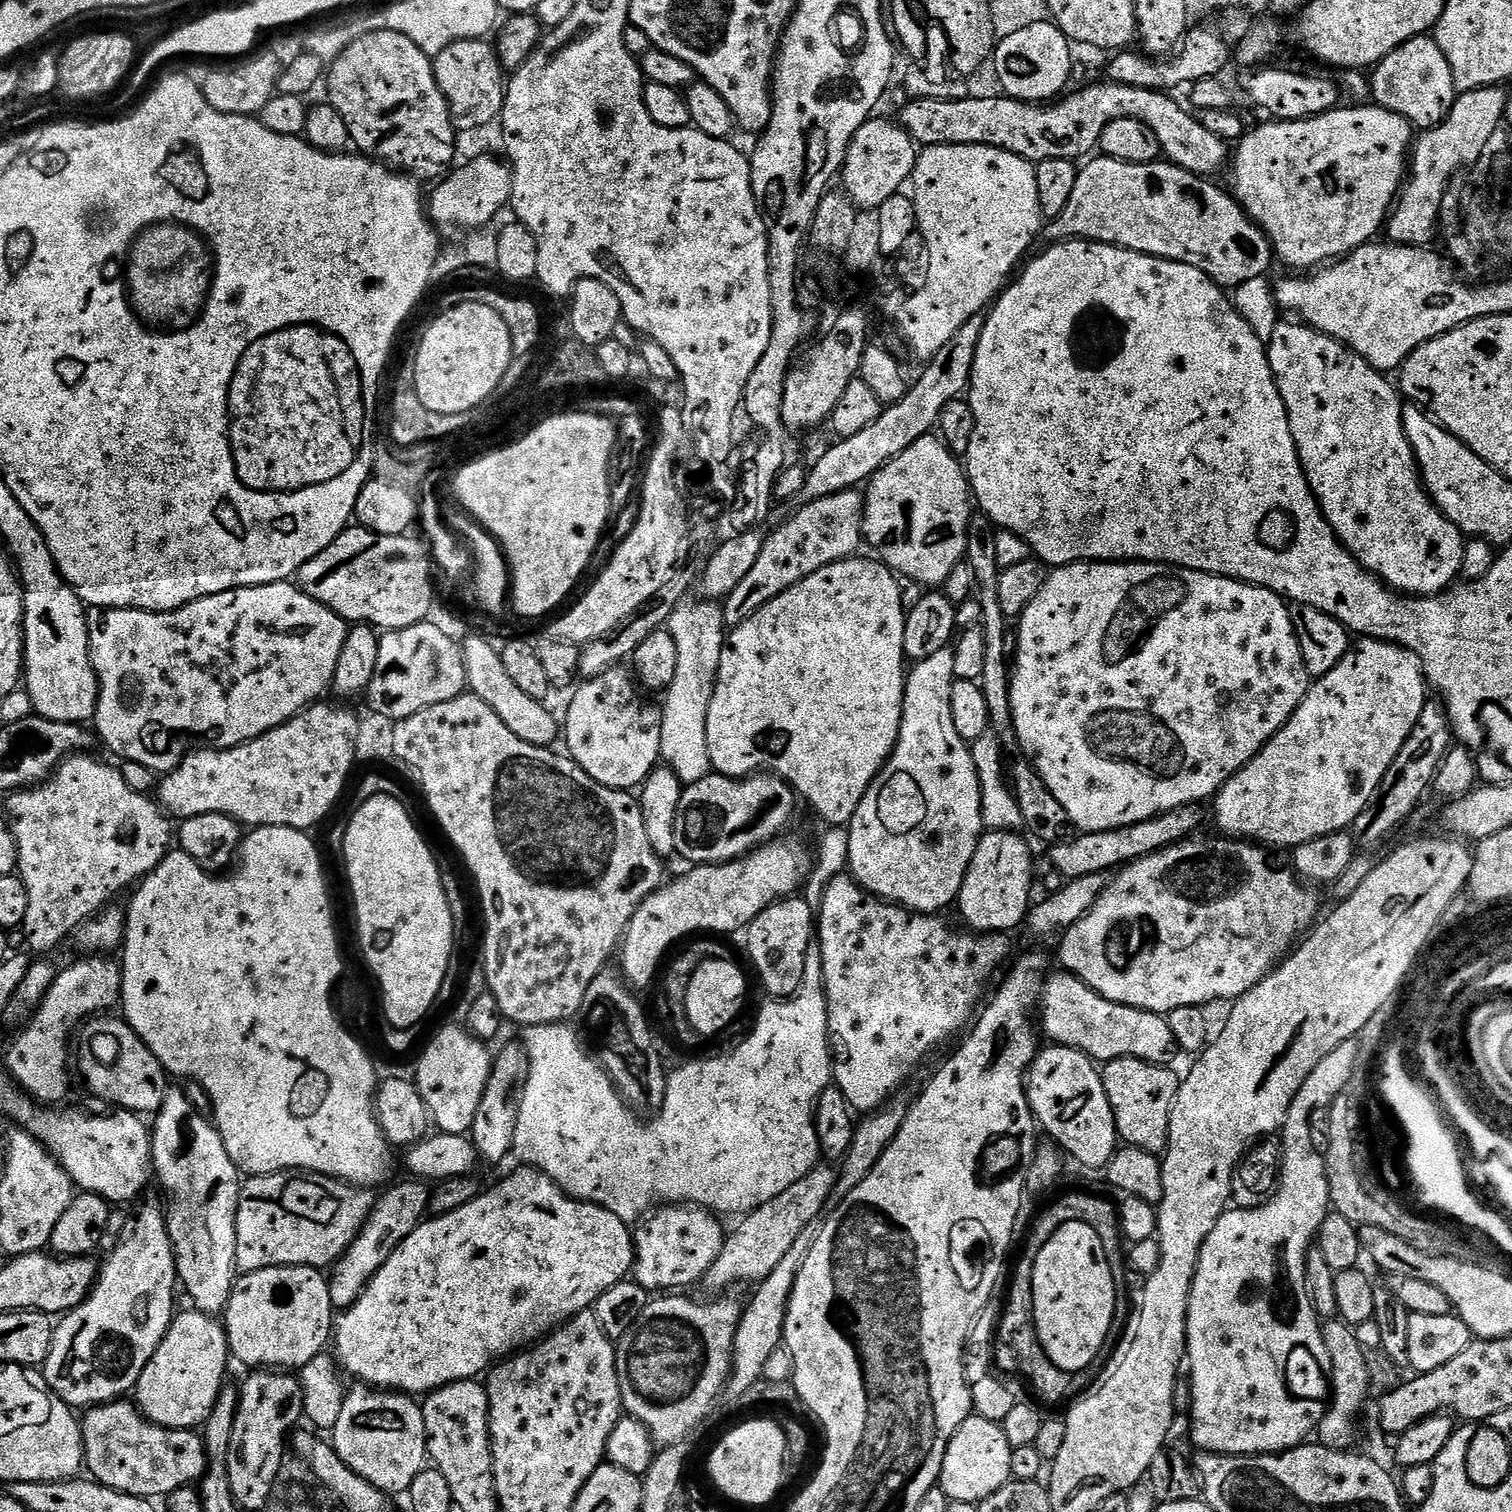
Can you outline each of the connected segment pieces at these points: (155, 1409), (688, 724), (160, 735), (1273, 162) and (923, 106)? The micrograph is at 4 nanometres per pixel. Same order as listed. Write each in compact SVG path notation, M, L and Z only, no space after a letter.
M187 1311L181 1316L180 1313L173 1315L168 1333L146 1370L142 1370L134 1389L134 1400L140 1411L163 1428L199 1429L226 1384L224 1371L228 1368L230 1353L223 1323L205 1312Z
M681 603L666 625L668 632L674 638L674 646L678 646L678 674L674 674L674 682L662 696L664 717L662 718L662 746L660 747L661 761L678 774L681 784L685 786L706 778L712 772L710 750L706 746L706 714L710 710L710 698L714 694L716 675L718 666L722 662L722 650L726 639L724 609L719 603L688 603Z
M292 582L263 584L253 588L235 588L222 594L207 596L201 600L190 602L173 612L143 612L137 608L105 608L100 616L91 621L88 629L92 665L96 677L100 680L102 695L98 698L94 717L95 731L116 752L121 752L128 760L141 764L144 768L153 768L159 774L173 772L186 753L193 746L215 746L221 750L233 748L239 744L250 742L287 720L299 716L305 708L317 703L324 691L329 691L336 675L338 654L342 654L342 646L348 637L349 625L334 610L330 610L322 602L310 598L303 590Z
M1337 106L1331 112L1315 116L1309 120L1278 120L1260 124L1256 129L1249 131L1244 139L1235 145L1234 155L1230 160L1230 169L1232 168L1231 191L1240 203L1241 208L1248 213L1250 219L1255 220L1257 226L1268 235L1272 242L1272 251L1275 259L1284 264L1289 264L1292 270L1316 270L1329 262L1339 261L1347 257L1349 252L1369 243L1376 231L1385 227L1386 221L1390 215L1390 209L1397 199L1398 193L1405 183L1406 177L1410 172L1410 153L1414 143L1414 129L1408 123L1406 118L1394 114L1390 110L1379 106L1364 108L1368 106L1348 106L1344 108Z
M1089 83L1074 91L1073 96L1065 95L1047 106L991 94L986 98L968 96L964 100L909 99L898 120L920 146L981 144L1001 148L1033 162L1046 158L1079 161L1080 156L1087 157L1097 151L1102 130L1106 130L1110 122L1137 120L1152 131L1154 138L1158 138L1163 159L1169 164L1177 164L1196 176L1212 178L1223 164L1225 167L1229 163L1229 145L1218 138L1218 134L1210 134L1210 130L1202 126L1199 115L1193 114L1187 107L1184 109L1178 101L1171 100L1173 97L1169 93L1103 83Z

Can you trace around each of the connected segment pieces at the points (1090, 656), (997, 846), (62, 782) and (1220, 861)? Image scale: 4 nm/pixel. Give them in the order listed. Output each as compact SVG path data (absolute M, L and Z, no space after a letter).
M1081 562L1079 564L1062 564L1053 567L1048 573L1046 586L1038 590L1038 598L1030 602L1030 606L1018 617L1020 629L1014 632L1016 647L1014 651L1014 667L1012 673L1012 689L1010 690L1010 706L1012 707L1012 726L1016 729L1016 735L1020 738L1020 749L1028 755L1028 761L1035 766L1042 782L1062 802L1062 810L1066 810L1069 821L1080 827L1081 833L1105 832L1106 830L1118 830L1124 826L1134 826L1138 822L1146 822L1150 818L1162 815L1175 808L1181 808L1187 804L1199 805L1200 800L1215 797L1216 793L1224 787L1224 783L1238 770L1242 770L1249 762L1264 749L1266 742L1282 730L1282 726L1298 710L1298 706L1304 701L1310 687L1310 677L1306 670L1306 662L1302 662L1302 650L1298 646L1298 638L1294 634L1294 622L1288 613L1289 605L1283 596L1272 592L1269 588L1257 588L1255 584L1245 584L1243 580L1232 580L1228 576L1211 576L1209 572L1195 572L1189 568L1177 568L1171 564L1154 564L1151 562Z
M985 831L974 850L974 858L970 858L970 866L966 870L966 878L962 882L962 890L958 897L958 909L964 915L969 929L976 934L994 932L1011 933L1011 928L1023 925L1028 919L1032 900L1032 852L1019 831L1001 832Z
M73 754L67 757L43 784L34 788L25 788L19 792L13 792L7 797L8 813L6 813L6 819L16 839L18 875L26 886L26 892L30 894L30 910L26 910L22 932L28 935L28 944L36 952L52 952L67 936L68 939L75 937L81 926L92 919L97 912L109 907L115 901L112 899L123 888L129 887L128 889L131 889L137 882L150 875L164 861L165 856L168 855L174 844L174 824L171 824L173 821L166 815L163 807L153 797L152 801L150 797L143 796L140 792L135 792L128 785L127 778L118 769L111 768L110 765L103 764L102 761L95 760L94 757L88 755L92 754Z
M1216 836L1210 837L1209 840L1196 840L1197 838L1183 840L1172 848L1164 848L1161 852L1150 854L1146 858L1136 860L1119 869L1117 876L1120 877L1117 880L1115 877L1109 883L1108 889L1098 898L1095 906L1077 924L1070 926L1063 933L1064 941L1060 944L1060 960L1064 963L1061 964L1063 971L1077 976L1079 980L1086 982L1086 986L1090 986L1095 992L1102 994L1102 998L1110 1002L1161 1014L1169 1014L1184 1006L1209 1006L1208 1004L1214 1003L1215 1000L1235 1002L1254 986L1258 986L1258 982L1262 982L1264 977L1289 955L1293 945L1317 923L1321 915L1320 900L1312 893L1315 891L1306 886L1305 881L1291 867L1279 868L1275 858L1272 857L1275 855L1267 847L1246 840Z

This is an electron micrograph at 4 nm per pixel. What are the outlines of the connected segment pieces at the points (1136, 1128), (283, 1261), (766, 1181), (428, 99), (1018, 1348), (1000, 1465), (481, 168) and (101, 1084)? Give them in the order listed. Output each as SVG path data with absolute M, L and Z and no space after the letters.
M1118 1058L1103 1065L1106 1098L1114 1110L1117 1137L1129 1148L1163 1153L1168 1147L1170 1114L1180 1089L1181 1077L1163 1064L1142 1062L1138 1058Z
M289 1170L248 1176L243 1181L236 1211L236 1271L243 1274L263 1268L284 1268L288 1264L331 1269L355 1242L377 1203L369 1189L317 1172Z
M813 942L806 954L806 974L802 974L802 986L796 991L795 996L768 998L765 1001L756 1016L756 1029L733 1052L728 1052L725 1056L716 1056L713 1060L692 1060L689 1064L682 1065L673 1076L671 1073L667 1077L668 1085L664 1091L664 1101L655 1113L656 1120L650 1121L649 1124L633 1111L603 1067L593 1057L593 1061L588 1057L588 1052L580 1045L571 1023L534 1024L525 1027L522 1043L528 1049L528 1076L524 1079L518 1097L518 1118L512 1139L514 1156L520 1159L521 1165L545 1172L566 1195L572 1196L575 1200L584 1200L587 1204L602 1206L610 1210L610 1214L622 1218L622 1222L629 1226L643 1221L653 1206L703 1206L720 1214L725 1214L724 1212L747 1214L766 1206L766 1202L778 1198L778 1194L783 1194L785 1190L790 1190L794 1182L806 1178L806 1174L810 1174L810 1170L817 1167L822 1160L813 1116L819 1096L833 1083L834 1077L828 1034L828 1003L824 993L824 967L819 943Z
M382 30L350 42L339 58L331 61L326 72L326 100L334 106L334 110L338 110L338 114L342 114L349 141L353 145L357 144L360 147L357 149L363 155L424 182L443 177L453 167L457 135L446 98L434 78L432 61L433 57L410 42L406 34Z
M1072 1192L1069 1196L1054 1201L1049 1208L1042 1209L1037 1214L1036 1221L1033 1222L1032 1229L1028 1232L1028 1237L1024 1240L1024 1253L1021 1254L1020 1261L1017 1262L1016 1269L1012 1272L1008 1301L1006 1299L1003 1301L1002 1315L998 1325L999 1339L1001 1341L1004 1339L1005 1346L1016 1355L1016 1360L1020 1363L1020 1368L1024 1371L1029 1386L1036 1391L1037 1398L1035 1397L1035 1399L1041 1405L1060 1404L1072 1392L1073 1377L1060 1368L1056 1368L1054 1362L1050 1362L1046 1350L1037 1341L1036 1319L1032 1313L1032 1267L1036 1261L1037 1251L1044 1245L1044 1241L1049 1240L1059 1228L1066 1226L1066 1222L1082 1222L1086 1226L1090 1226L1090 1230L1094 1230L1098 1234L1098 1238L1102 1238L1102 1246L1106 1250L1106 1258L1110 1262L1110 1270L1116 1283L1116 1317L1112 1319L1110 1337L1123 1337L1134 1312L1133 1301L1131 1304L1130 1301L1124 1300L1128 1296L1130 1265L1126 1259L1126 1241L1120 1235L1120 1213L1117 1205L1103 1200L1100 1196L1091 1196L1088 1192Z
M973 1414L966 1422L962 1422L946 1450L938 1487L947 1494L949 1501L979 1504L981 1500L994 1494L994 1490L998 1490L1012 1479L1010 1470L1012 1450L1010 1442L1006 1442L1006 1434L1001 1425Z
M487 155L474 159L464 166L455 167L445 175L434 187L428 198L428 214L437 229L448 234L471 234L488 224L496 212L509 205L512 197L513 176L511 167Z
M101 1014L95 1018L89 1019L83 1025L82 1033L84 1037L80 1040L80 1072L78 1068L78 1076L84 1079L84 1084L96 1096L101 1096L104 1100L109 1100L112 1106L120 1110L127 1110L137 1114L155 1114L159 1112L164 1101L168 1099L170 1091L169 1073L165 1072L162 1065L158 1062L158 1058L154 1058L154 1054L146 1046L146 1042L142 1042L142 1038L138 1038L138 1034L128 1024L127 1020L117 1018L112 1014Z

